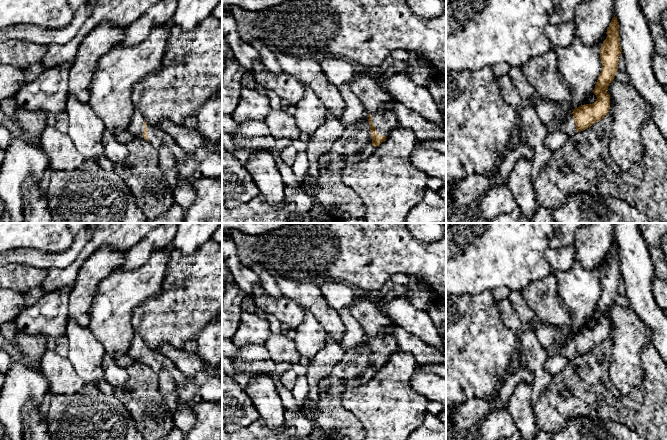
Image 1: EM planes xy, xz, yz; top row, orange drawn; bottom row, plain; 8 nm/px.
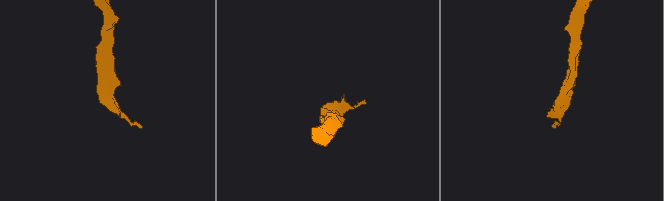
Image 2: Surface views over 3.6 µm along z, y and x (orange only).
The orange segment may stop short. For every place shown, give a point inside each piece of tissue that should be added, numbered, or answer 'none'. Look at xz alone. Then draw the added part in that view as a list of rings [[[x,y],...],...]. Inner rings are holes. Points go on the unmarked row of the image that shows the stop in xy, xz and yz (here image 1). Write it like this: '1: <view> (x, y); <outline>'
1: xz (384, 346); [[[388,334],[372,337],[371,342],[377,357],[381,360],[388,361],[391,354],[399,351],[395,337]]]

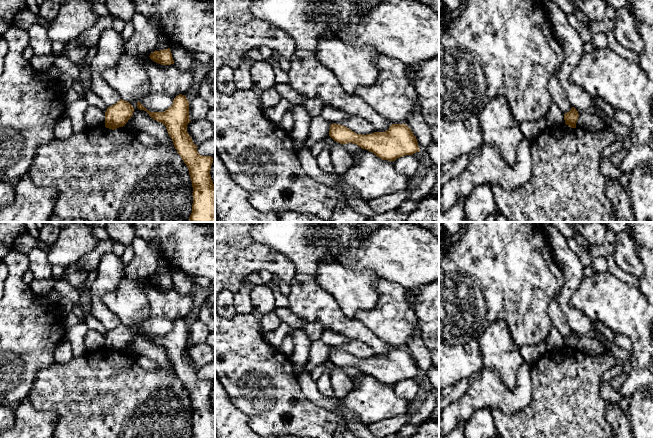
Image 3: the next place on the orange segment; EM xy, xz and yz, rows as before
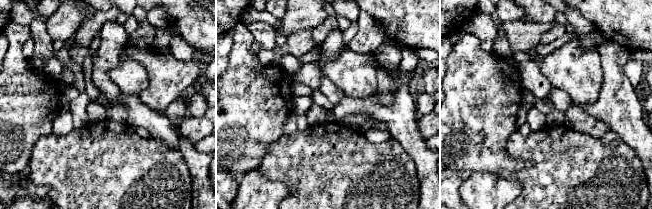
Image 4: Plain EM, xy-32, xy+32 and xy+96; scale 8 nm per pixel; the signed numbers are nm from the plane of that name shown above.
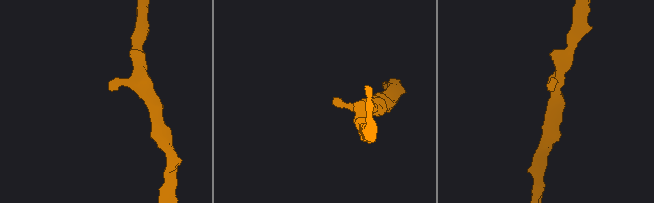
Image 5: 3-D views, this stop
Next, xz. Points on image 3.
none

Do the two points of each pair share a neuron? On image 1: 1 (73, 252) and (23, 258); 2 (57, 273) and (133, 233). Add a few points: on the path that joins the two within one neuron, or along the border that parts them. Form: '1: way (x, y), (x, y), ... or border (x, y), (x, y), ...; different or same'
1: way (61, 259), (35, 258); same
2: way (76, 264), (105, 233), (114, 233); same

